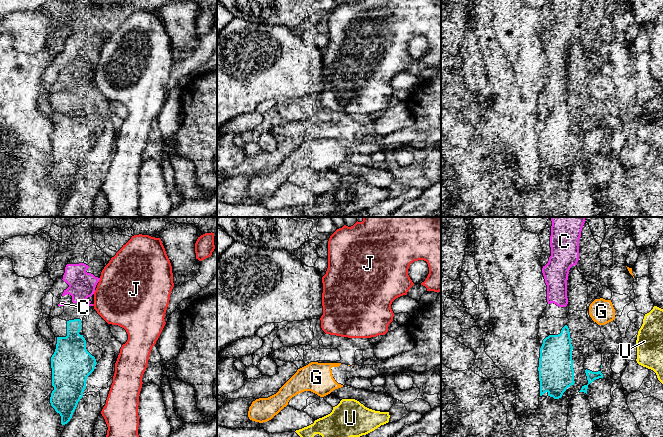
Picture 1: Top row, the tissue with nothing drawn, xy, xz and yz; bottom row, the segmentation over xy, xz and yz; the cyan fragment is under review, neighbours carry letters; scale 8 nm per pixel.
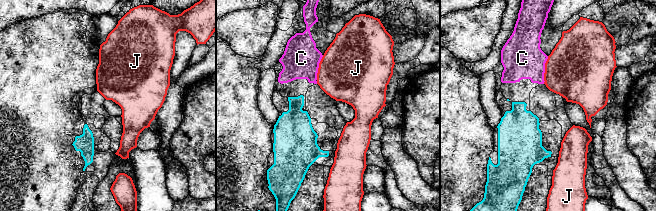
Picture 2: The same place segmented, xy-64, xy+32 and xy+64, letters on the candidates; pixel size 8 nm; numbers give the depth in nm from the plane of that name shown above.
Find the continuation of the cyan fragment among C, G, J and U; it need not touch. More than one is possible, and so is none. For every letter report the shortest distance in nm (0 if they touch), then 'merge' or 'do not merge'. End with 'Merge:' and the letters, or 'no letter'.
C: 130 nm | merge
G: 200 nm | do not merge
J: 150 nm | do not merge
U: 280 nm | do not merge
Merge: C

